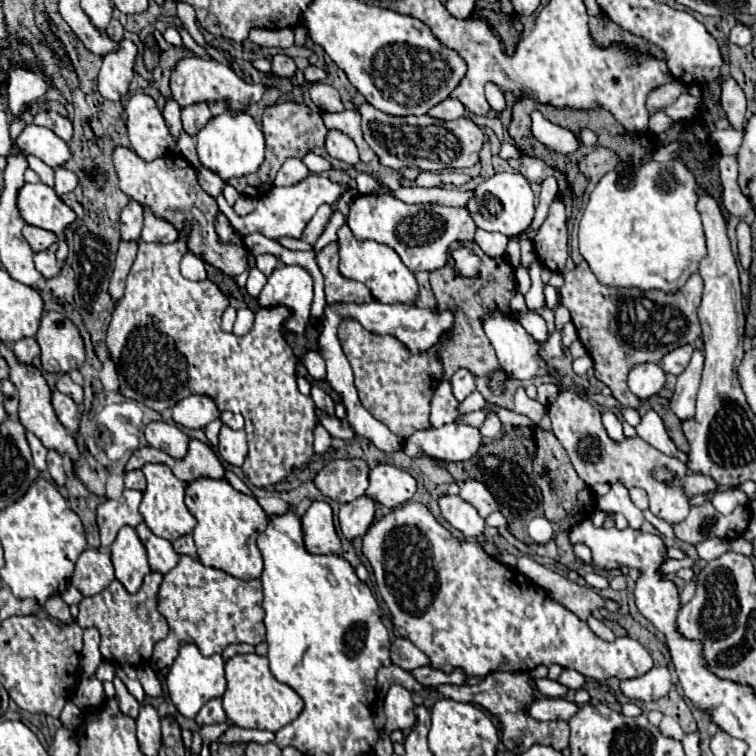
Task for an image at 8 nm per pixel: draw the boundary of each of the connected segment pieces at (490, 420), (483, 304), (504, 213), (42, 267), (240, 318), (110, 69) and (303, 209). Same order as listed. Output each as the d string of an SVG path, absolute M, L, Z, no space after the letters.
M494 414L486 416L482 426L479 428L480 434L486 438L497 438L502 434L502 423Z
M483 252L479 254L479 258L481 258L481 268L479 268L479 274L475 278L461 276L455 270L453 262L449 262L441 270L431 272L431 288L433 288L435 298L437 298L437 308L439 310L457 308L457 322L451 330L451 340L445 340L443 350L441 350L441 360L443 360L443 368L445 368L443 378L445 380L449 380L457 368L467 368L475 376L483 376L483 378L489 378L491 372L495 372L495 370L503 370L489 338L485 336L483 320L487 316L491 316L493 312L513 316L513 312L509 308L509 300L517 292L515 274L513 274L511 264L505 258L489 258Z
M497 172L493 178L487 178L475 188L475 196L469 200L467 210L473 214L473 220L479 228L487 232L499 232L505 236L517 236L521 230L529 228L533 220L533 190L529 182L519 172Z
M49 250L35 254L35 268L37 268L45 278L55 278L55 276L59 276L59 272L61 272L55 254L49 252Z
M241 308L241 310L237 310L233 334L237 334L237 336L245 336L245 334L249 334L251 328L253 328L253 322L255 322L255 316L253 316L253 312L251 312L249 308Z
M131 40L121 42L121 50L115 54L107 54L103 58L103 66L99 70L97 88L105 100L123 100L127 96L129 82L133 78L137 48Z
M309 174L307 178L303 178L299 184L293 184L293 186L285 186L285 188L277 188L273 186L269 190L269 194L265 194L261 200L259 200L259 206L257 206L257 212L251 212L249 216L241 218L233 212L233 208L227 204L225 196L219 194L217 196L217 204L219 204L219 210L227 216L227 220L231 222L231 226L247 236L247 234L253 234L253 232L261 232L263 236L267 238L281 238L281 236L293 236L293 238L299 238L303 228L307 226L307 222L313 218L315 210L321 206L321 204L333 204L339 200L343 192L343 186L331 182L329 178L321 176L321 174Z

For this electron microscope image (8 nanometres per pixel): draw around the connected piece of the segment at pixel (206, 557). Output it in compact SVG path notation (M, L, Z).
M195 478L185 488L185 504L189 512L197 518L197 526L193 530L193 540L197 546L199 560L205 566L219 568L235 578L249 580L259 578L263 572L263 558L255 544L259 530L265 528L267 514L261 504L239 490L235 490L225 478Z

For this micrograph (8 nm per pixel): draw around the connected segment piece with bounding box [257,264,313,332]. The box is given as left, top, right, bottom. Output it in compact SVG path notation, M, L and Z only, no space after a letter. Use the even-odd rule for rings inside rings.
M283 264L273 270L257 300L263 308L287 306L297 320L297 330L303 332L313 302L313 278L303 266Z

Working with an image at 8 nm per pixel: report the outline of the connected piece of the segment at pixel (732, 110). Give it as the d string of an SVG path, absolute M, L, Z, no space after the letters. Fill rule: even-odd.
M733 78L725 80L721 90L721 108L725 110L729 124L739 132L743 130L743 122L745 122L745 104L747 100L741 86Z

